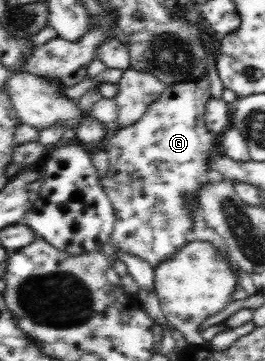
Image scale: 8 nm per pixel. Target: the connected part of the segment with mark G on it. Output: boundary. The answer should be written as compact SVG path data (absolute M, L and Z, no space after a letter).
M207 76L183 83L172 83L166 86L159 99L150 105L141 119L133 125L121 128L113 136L105 137L103 148L109 156L109 171L101 178L101 187L115 210L113 231L109 235L108 243L117 251L144 259L153 268L187 243L185 234L192 233L193 218L185 210L185 197L198 204L197 190L211 183L206 161L219 144L220 136L211 133L203 119L205 106L211 98Z

